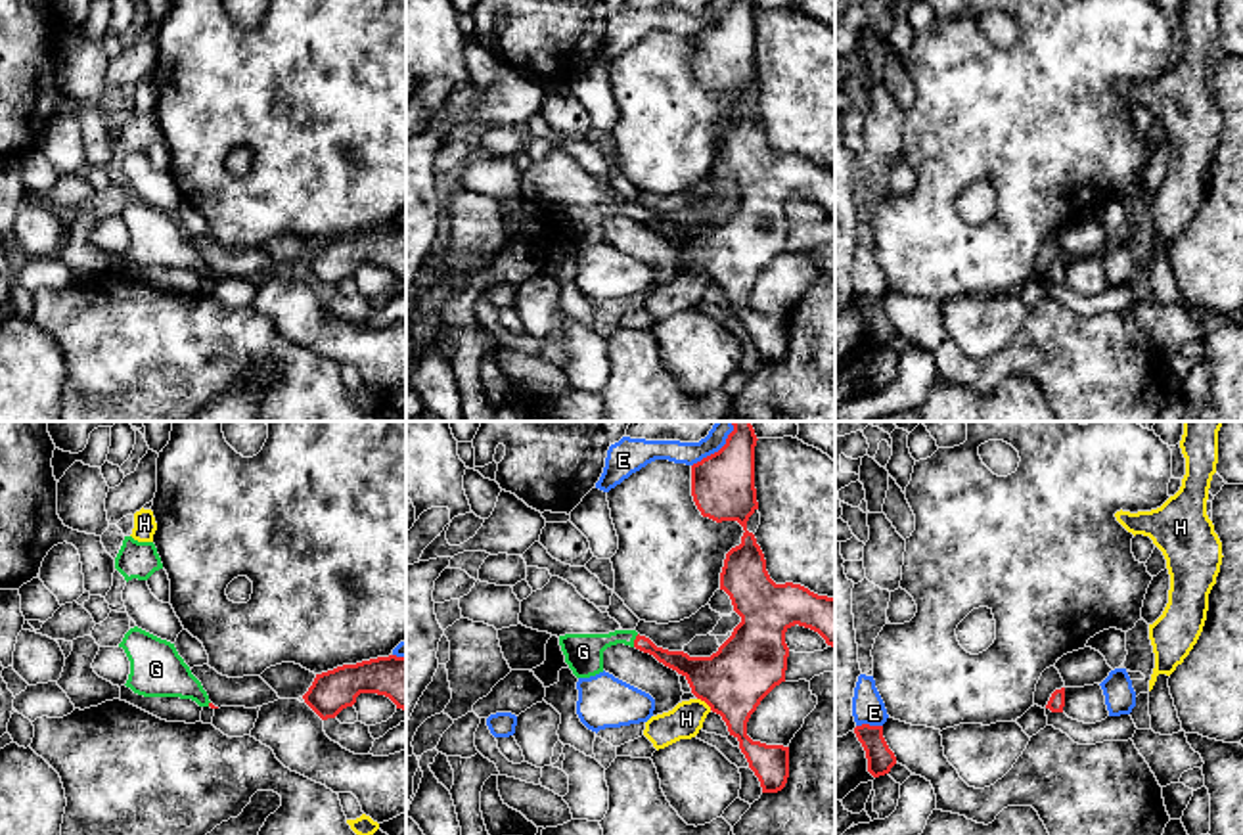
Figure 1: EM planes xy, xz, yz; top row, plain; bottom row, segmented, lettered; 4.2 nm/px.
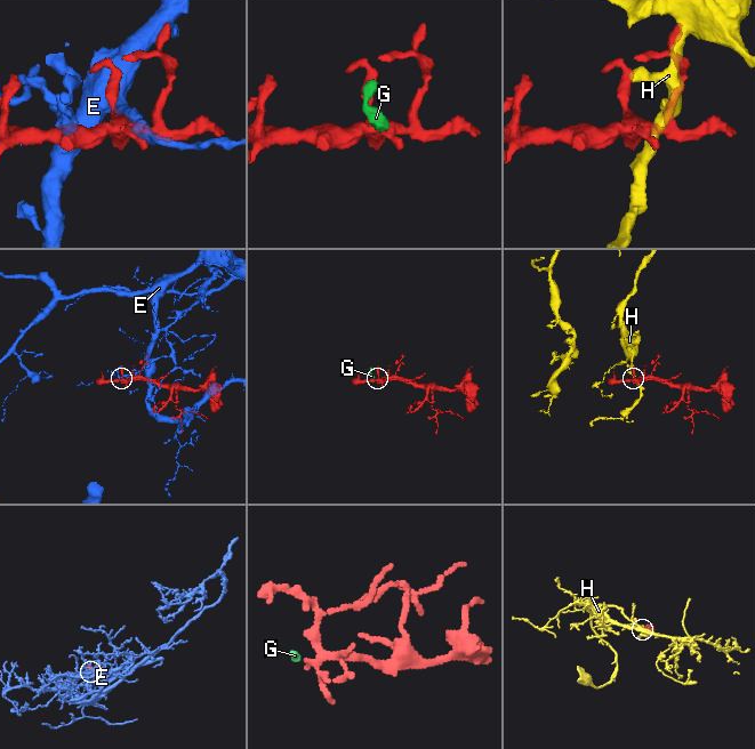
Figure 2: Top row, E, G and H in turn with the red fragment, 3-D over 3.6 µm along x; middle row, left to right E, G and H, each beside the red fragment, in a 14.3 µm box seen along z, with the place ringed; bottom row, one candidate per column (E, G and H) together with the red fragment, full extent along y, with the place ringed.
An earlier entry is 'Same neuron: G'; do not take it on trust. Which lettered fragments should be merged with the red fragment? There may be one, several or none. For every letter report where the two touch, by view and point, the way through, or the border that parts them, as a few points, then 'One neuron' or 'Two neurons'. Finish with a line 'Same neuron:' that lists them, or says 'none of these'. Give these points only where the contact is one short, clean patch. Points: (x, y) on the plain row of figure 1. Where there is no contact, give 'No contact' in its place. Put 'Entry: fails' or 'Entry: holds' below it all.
E: Touches red at yz (868, 295). Two neurons
G: Touches red at xz (634, 211). Path across: xz (682, 234), (634, 211), (610, 209), (583, 223). One neuron
H: Touches red at xz (705, 272). Boundary: xz (698, 269), (711, 280). Two neurons
Same neuron: G
Entry: holds

